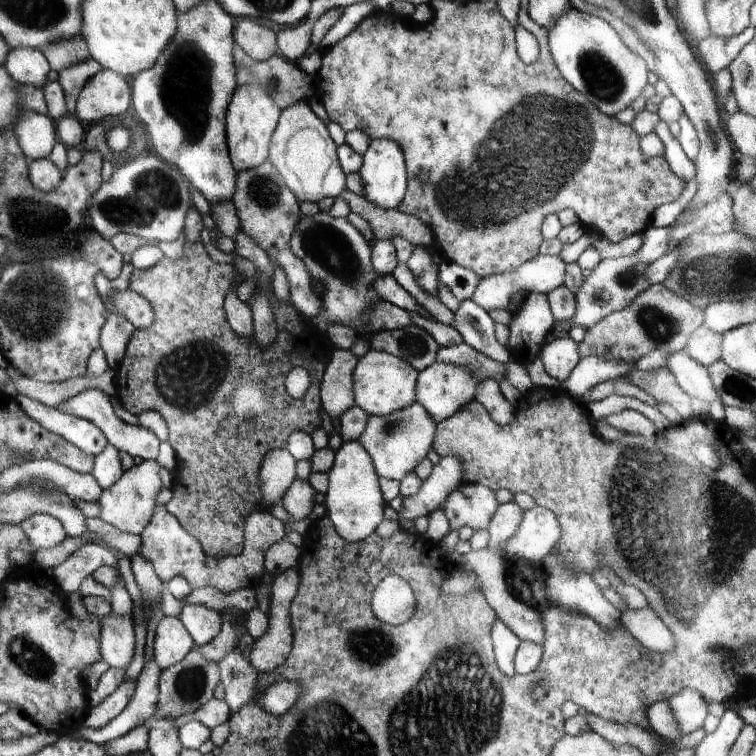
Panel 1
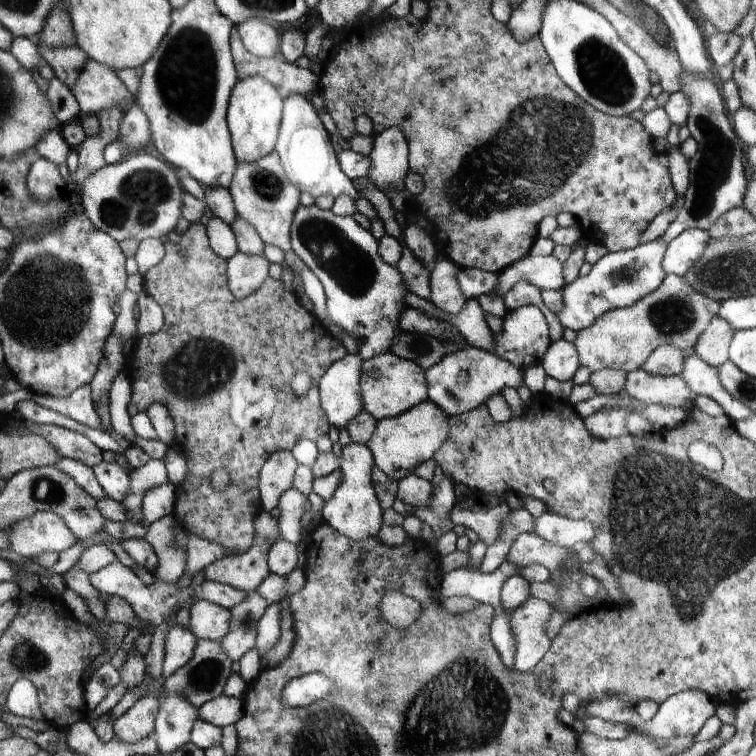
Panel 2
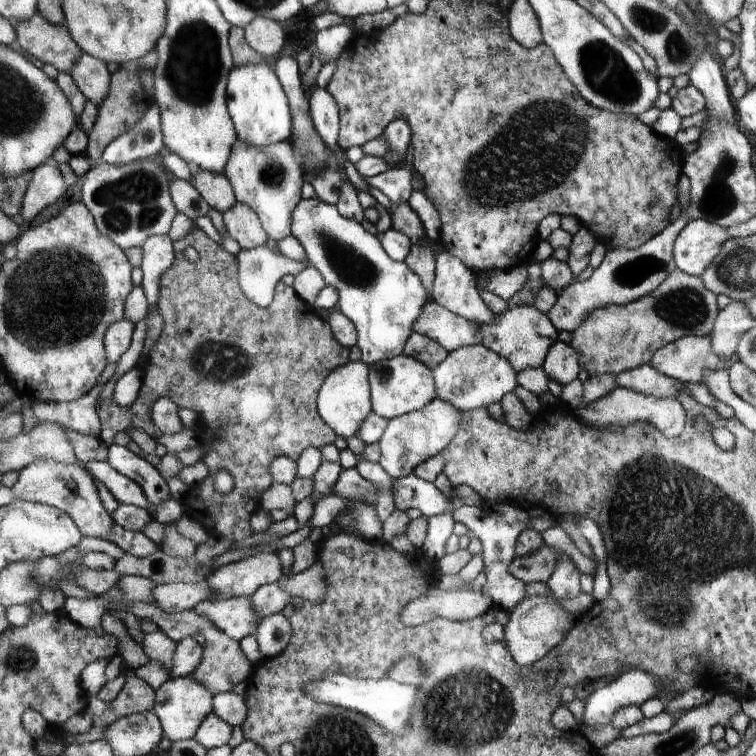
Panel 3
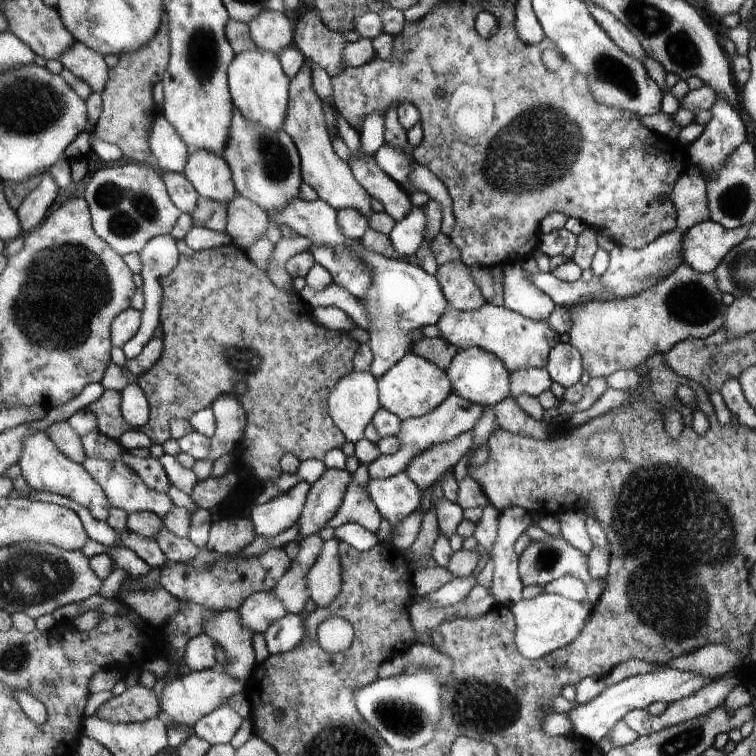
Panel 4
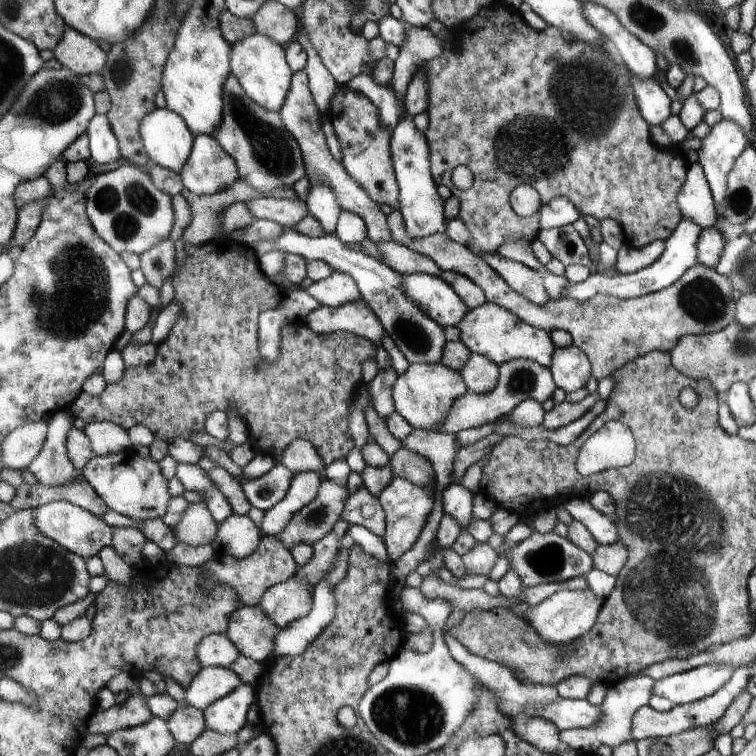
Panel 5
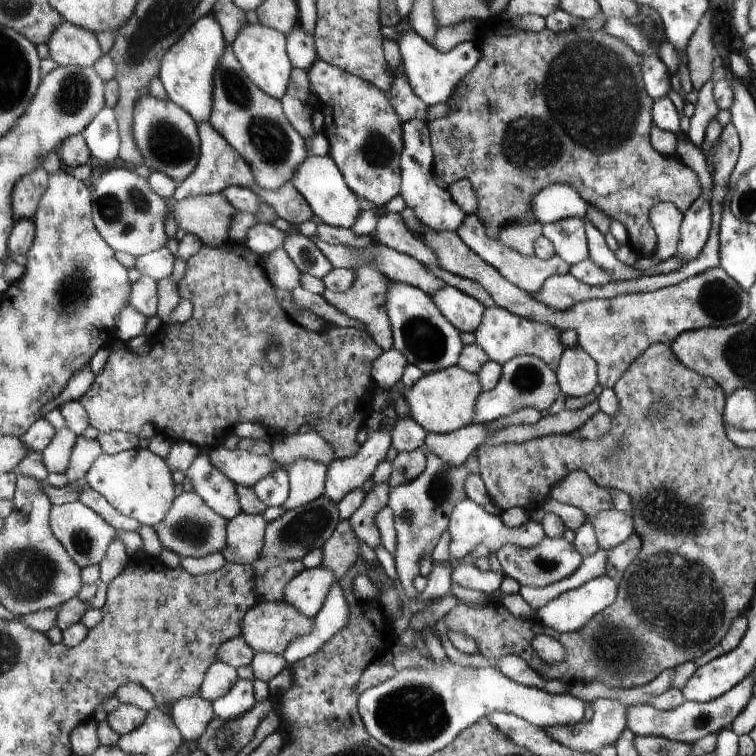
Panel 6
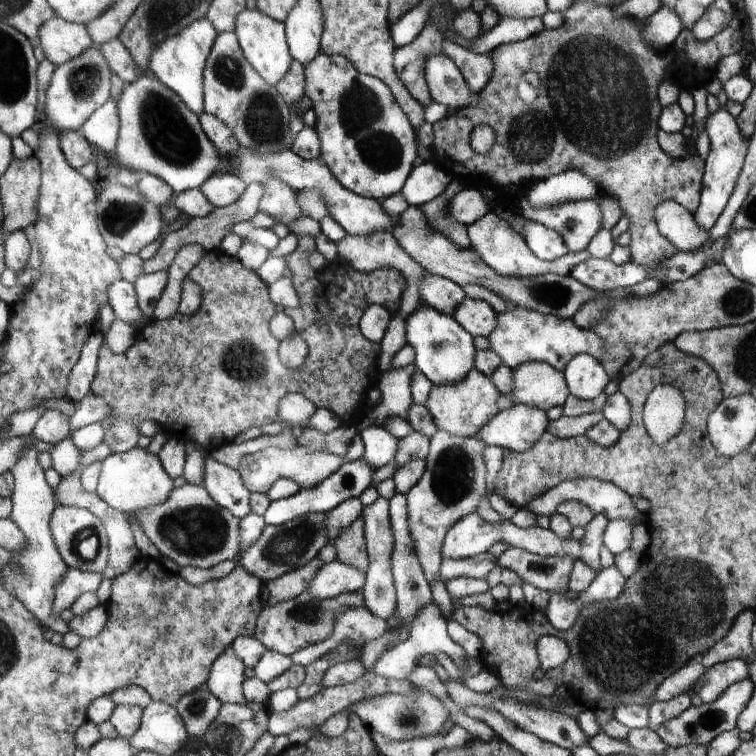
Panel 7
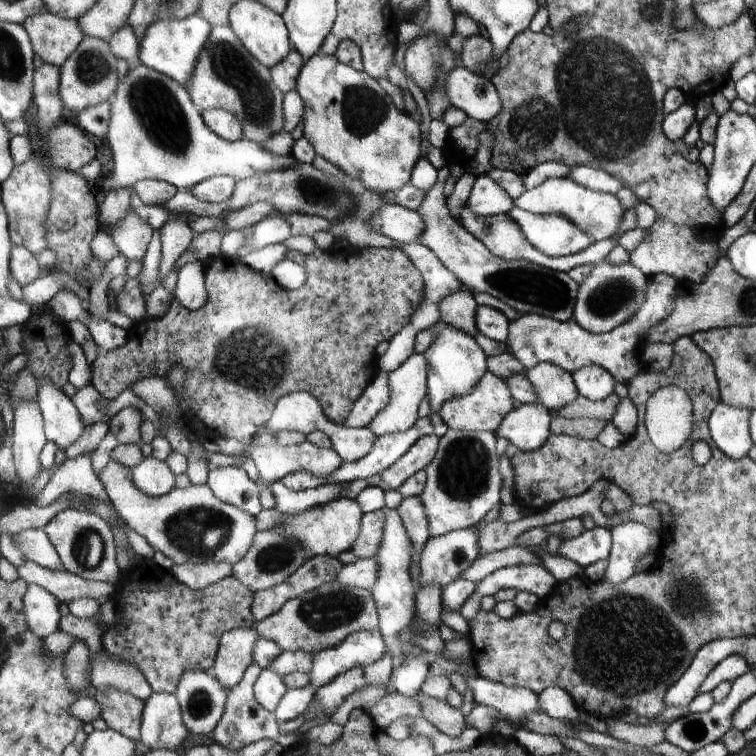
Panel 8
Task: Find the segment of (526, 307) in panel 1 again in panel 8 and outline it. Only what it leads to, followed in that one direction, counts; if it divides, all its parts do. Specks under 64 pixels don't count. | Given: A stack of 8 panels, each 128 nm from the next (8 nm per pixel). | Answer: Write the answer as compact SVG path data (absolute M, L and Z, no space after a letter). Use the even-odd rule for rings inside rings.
M657 274L649 277L648 290L645 291L647 298L643 306L637 311L635 316L628 322L611 330L610 333L594 334L591 331L584 330L576 321L560 322L556 319L545 317L544 315L523 313L516 320L510 321L509 340L506 342L508 352L514 355L524 366L525 370L533 368L540 363L554 363L570 373L576 373L583 366L598 365L604 367L615 378L616 383L629 383L645 368L644 356L638 353L639 341L646 337L653 329L668 318L668 315L674 310L677 295L680 292L680 280L667 274Z

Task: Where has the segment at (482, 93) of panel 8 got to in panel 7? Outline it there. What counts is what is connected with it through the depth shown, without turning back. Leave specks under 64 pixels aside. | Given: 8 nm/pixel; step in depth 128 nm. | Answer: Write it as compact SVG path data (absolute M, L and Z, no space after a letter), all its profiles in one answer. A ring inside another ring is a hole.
M445 54L428 58L425 79L433 100L450 109L476 107L481 102L481 94L470 88L460 69Z

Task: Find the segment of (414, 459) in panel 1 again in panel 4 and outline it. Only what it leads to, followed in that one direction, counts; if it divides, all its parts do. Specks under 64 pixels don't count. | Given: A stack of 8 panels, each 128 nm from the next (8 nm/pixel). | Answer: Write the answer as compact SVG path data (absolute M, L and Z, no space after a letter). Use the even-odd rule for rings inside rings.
M452 393L442 405L431 410L430 413L425 414L423 417L402 420L403 426L396 436L399 438L401 446L393 455L380 455L372 464L369 464L369 477L371 480L387 479L394 477L398 473L404 473L407 466L411 464L412 458L419 452L431 446L439 445L441 442L452 440L454 437L458 437L459 434L472 431L485 408L488 408L488 406L480 403L474 404L461 397L458 393Z

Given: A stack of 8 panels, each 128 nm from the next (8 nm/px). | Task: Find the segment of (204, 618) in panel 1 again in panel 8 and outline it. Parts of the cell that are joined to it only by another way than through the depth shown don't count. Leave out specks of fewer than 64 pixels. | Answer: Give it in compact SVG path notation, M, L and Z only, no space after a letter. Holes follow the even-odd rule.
M374 556L358 558L356 562L344 565L336 581L344 586L360 587L370 591L378 580L379 562Z

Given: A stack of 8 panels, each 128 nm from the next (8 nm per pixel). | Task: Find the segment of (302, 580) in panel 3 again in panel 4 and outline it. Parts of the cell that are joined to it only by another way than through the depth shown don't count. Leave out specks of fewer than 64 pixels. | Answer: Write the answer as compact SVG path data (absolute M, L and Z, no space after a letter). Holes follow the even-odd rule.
M324 541L321 553L308 571L307 581L311 600L317 608L328 606L341 589L340 541Z

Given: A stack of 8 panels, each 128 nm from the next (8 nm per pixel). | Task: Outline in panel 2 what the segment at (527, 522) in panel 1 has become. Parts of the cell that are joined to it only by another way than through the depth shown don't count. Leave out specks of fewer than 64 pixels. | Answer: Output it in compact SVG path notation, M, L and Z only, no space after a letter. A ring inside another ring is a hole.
M544 512L535 518L535 532L548 542L572 548L577 542L591 543L595 537L594 525L588 519L569 519L553 512Z

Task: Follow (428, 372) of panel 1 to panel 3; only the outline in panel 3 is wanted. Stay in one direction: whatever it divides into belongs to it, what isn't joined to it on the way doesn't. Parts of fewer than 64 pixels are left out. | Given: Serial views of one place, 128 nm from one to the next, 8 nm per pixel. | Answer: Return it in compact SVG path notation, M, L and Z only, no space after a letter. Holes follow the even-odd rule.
M466 345L451 351L432 372L437 386L436 398L452 403L460 412L500 403L506 393L514 393L519 385L517 372L510 363L482 345Z

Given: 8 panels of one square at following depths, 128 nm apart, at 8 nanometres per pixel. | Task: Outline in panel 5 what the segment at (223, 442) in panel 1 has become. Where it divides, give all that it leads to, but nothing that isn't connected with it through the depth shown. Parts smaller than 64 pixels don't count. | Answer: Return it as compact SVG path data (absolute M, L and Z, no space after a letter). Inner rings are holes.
M226 237L214 238L212 241L198 246L185 244L185 252L185 268L176 276L173 282L176 291L174 300L180 304L183 311L180 318L177 320L172 334L159 345L159 355L156 357L156 360L148 366L126 366L123 377L117 383L110 383L101 395L94 396L88 392L83 392L77 398L72 408L76 418L79 419L82 417L88 424L96 421L112 421L127 428L129 431L131 428L138 425L148 426L148 428L154 431L156 438L162 438L162 440L173 443L175 440L174 434L168 434L168 430L174 430L174 422L176 422L176 436L182 434L182 432L198 433L199 431L205 430L205 420L211 412L232 412L235 415L241 414L244 417L247 427L249 428L248 441L251 444L251 448L256 453L257 458L266 458L269 465L277 463L282 451L297 438L309 440L317 448L318 454L326 465L334 461L339 461L340 459L346 460L348 452L355 447L355 441L349 429L350 404L352 404L352 398L356 398L358 386L360 386L360 382L362 382L363 364L365 361L374 358L376 354L376 344L349 331L335 331L326 334L314 333L304 320L296 318L291 323L282 327L281 355L276 364L270 364L267 360L262 358L258 350L259 314L262 311L275 309L277 306L280 306L283 298L283 290L276 283L273 283L260 268L258 252L253 248L249 248L243 242L234 242Z

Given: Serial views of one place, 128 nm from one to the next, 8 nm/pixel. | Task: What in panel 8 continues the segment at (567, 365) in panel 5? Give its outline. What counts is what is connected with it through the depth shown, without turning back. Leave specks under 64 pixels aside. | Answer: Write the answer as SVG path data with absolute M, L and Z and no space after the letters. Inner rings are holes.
M598 365L583 366L571 374L580 395L593 401L603 401L606 397L610 397L616 386L614 376Z

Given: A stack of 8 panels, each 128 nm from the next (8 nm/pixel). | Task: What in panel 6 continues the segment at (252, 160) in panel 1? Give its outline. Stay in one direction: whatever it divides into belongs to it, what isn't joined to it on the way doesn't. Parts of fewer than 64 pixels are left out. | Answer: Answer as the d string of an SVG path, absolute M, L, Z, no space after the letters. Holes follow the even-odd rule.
M248 22L243 26L232 46L248 78L251 78L260 87L260 90L277 99L287 92L293 66L290 55L287 53L287 37L282 31L262 23Z

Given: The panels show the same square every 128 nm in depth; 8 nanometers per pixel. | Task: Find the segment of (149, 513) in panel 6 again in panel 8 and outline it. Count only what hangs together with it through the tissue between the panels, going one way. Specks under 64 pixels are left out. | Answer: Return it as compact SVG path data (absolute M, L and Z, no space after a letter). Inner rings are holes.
M146 457L142 464L132 470L137 485L149 495L161 497L177 488L177 474L168 461Z

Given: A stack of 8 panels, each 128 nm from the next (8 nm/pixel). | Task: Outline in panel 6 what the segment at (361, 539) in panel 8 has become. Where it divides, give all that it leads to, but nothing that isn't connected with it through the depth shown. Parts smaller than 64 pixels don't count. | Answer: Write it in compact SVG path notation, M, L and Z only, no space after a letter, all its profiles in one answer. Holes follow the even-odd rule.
M342 520L333 536L322 546L323 560L320 566L328 567L335 578L348 573L361 558L359 538L349 520Z

